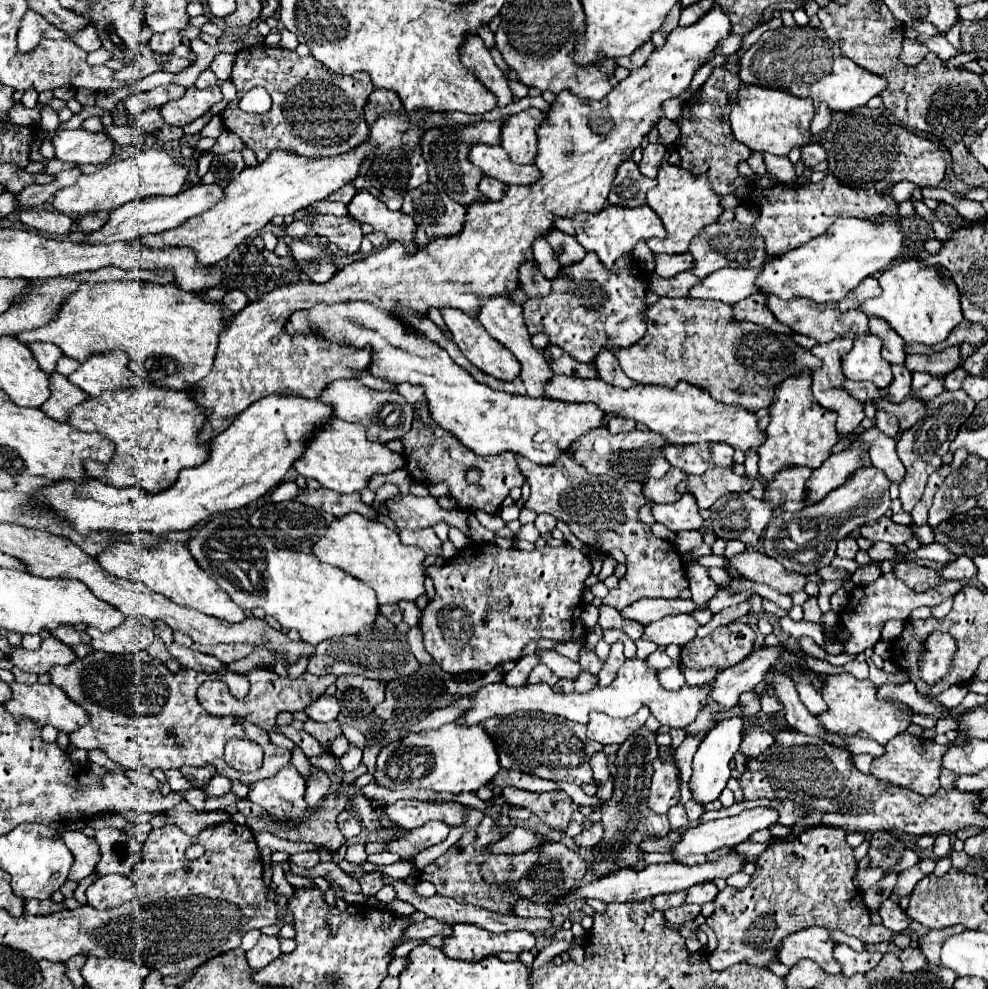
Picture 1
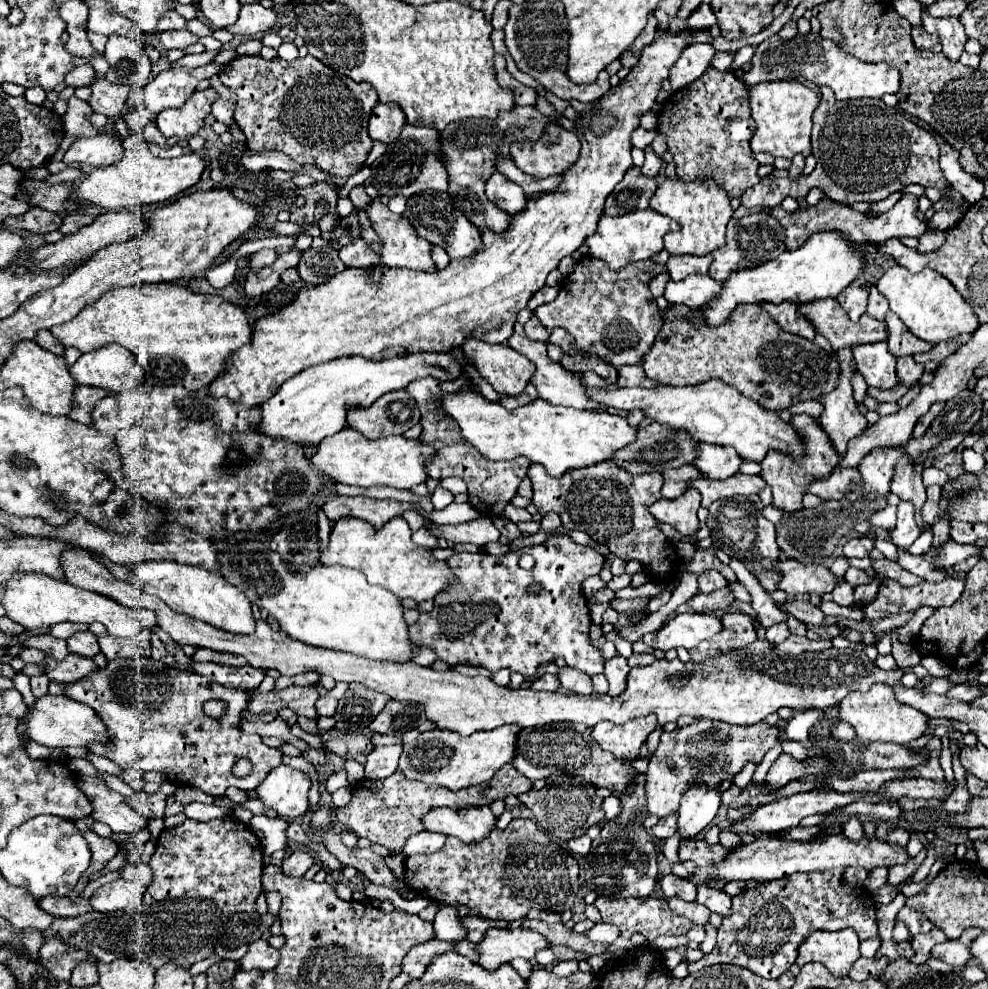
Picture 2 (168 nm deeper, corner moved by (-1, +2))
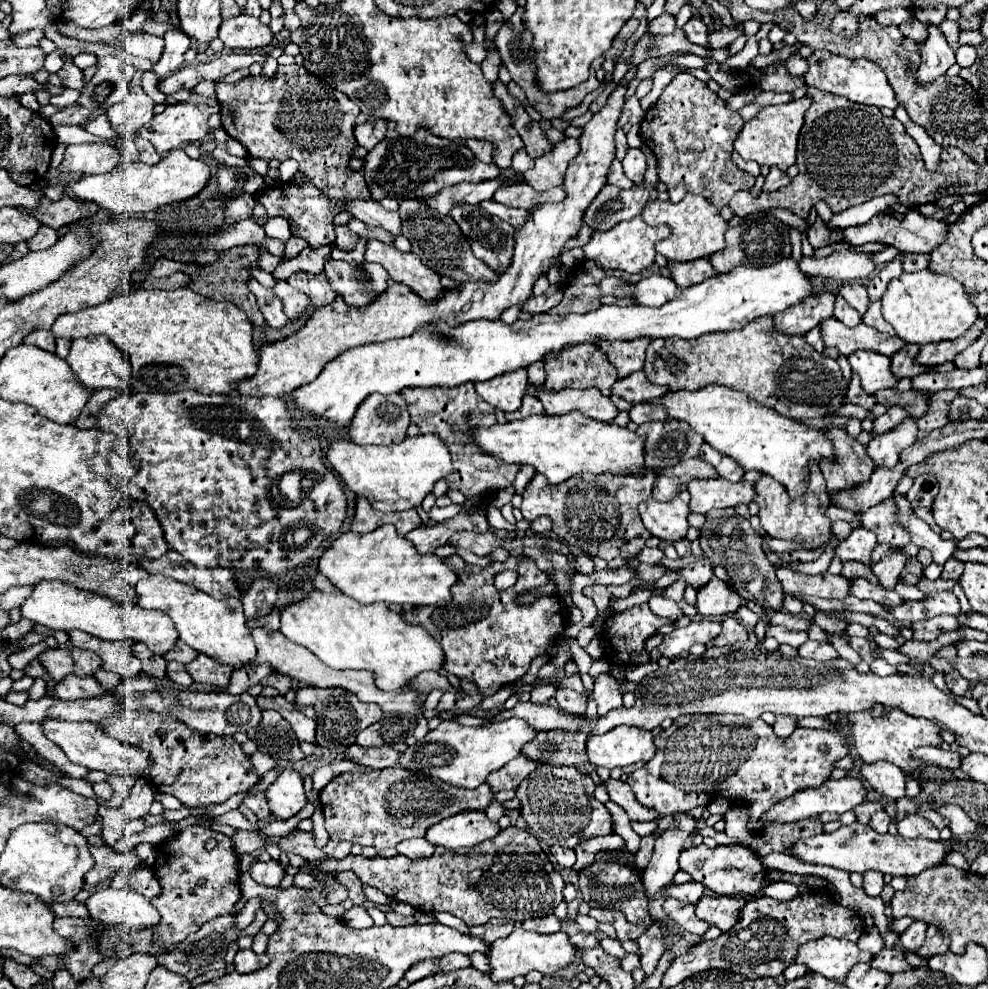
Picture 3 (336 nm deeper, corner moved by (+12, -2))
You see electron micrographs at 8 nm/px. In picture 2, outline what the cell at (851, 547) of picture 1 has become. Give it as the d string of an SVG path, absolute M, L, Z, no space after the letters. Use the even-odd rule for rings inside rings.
M870 536L852 538L844 546L844 556L846 558L868 558L872 548L874 548L874 538L870 538Z

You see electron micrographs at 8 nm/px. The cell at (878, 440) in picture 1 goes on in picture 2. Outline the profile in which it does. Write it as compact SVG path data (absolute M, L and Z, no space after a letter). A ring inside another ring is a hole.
M904 456L898 466L896 466L896 474L892 478L892 486L890 492L894 492L900 500L908 500L914 504L914 518L918 522L920 532L930 530L932 526L928 522L924 522L922 518L922 506L926 502L926 488L922 484L922 476L912 470L912 466L908 464L908 456Z

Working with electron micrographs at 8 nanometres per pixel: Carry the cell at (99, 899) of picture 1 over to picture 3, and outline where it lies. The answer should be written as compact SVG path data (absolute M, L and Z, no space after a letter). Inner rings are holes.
M101 888L85 902L93 920L103 924L121 924L127 930L147 928L159 922L159 912L151 902L129 888Z

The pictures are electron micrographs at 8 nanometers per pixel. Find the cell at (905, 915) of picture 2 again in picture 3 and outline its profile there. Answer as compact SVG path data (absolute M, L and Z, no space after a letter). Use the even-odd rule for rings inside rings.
M919 920L913 922L907 930L901 932L901 944L907 950L915 952L923 944L923 940L925 940L925 930L927 930L927 924L925 922L919 922Z

